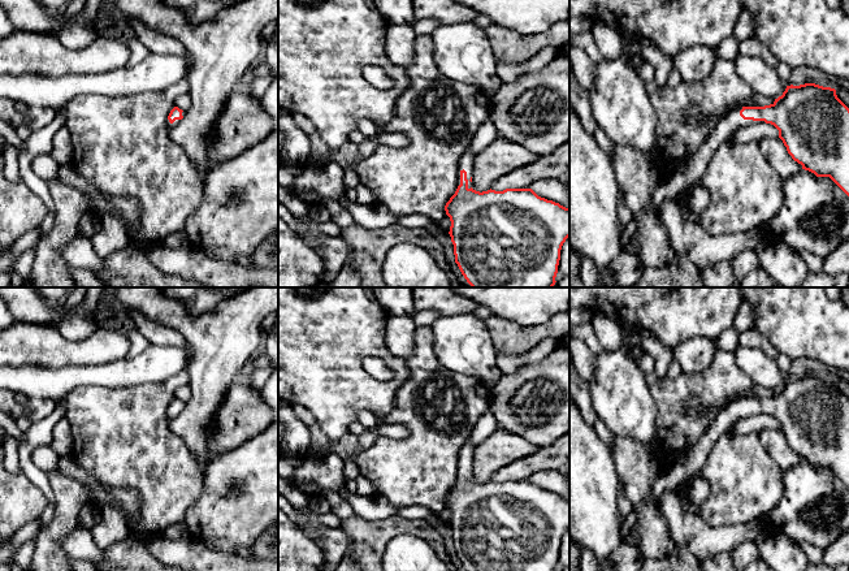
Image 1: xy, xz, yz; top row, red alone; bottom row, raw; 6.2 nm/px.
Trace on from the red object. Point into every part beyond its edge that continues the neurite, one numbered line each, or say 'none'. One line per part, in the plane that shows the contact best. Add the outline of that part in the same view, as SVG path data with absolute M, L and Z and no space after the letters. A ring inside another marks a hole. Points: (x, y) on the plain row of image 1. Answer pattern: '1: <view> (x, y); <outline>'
1: xz (467, 450); M468 437L465 444L462 446L459 451L458 477L460 476L460 463L463 460L467 463L468 480L473 477L473 475L469 472L473 466L473 453L475 453L475 446L472 440Z

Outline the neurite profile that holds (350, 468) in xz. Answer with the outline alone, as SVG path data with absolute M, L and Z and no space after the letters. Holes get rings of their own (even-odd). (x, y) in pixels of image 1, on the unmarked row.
M345 459L343 463L343 476L346 479L356 479L358 476L360 476L360 470L358 467L358 464L355 463L354 459Z

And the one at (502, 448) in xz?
M497 428L488 438L475 446L472 480L480 484L488 483L495 471L536 451L537 446L521 436L504 428Z

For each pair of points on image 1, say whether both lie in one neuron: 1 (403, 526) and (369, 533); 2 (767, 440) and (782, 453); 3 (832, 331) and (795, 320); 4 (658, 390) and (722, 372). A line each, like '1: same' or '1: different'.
1: same
2: same
3: same
4: same

